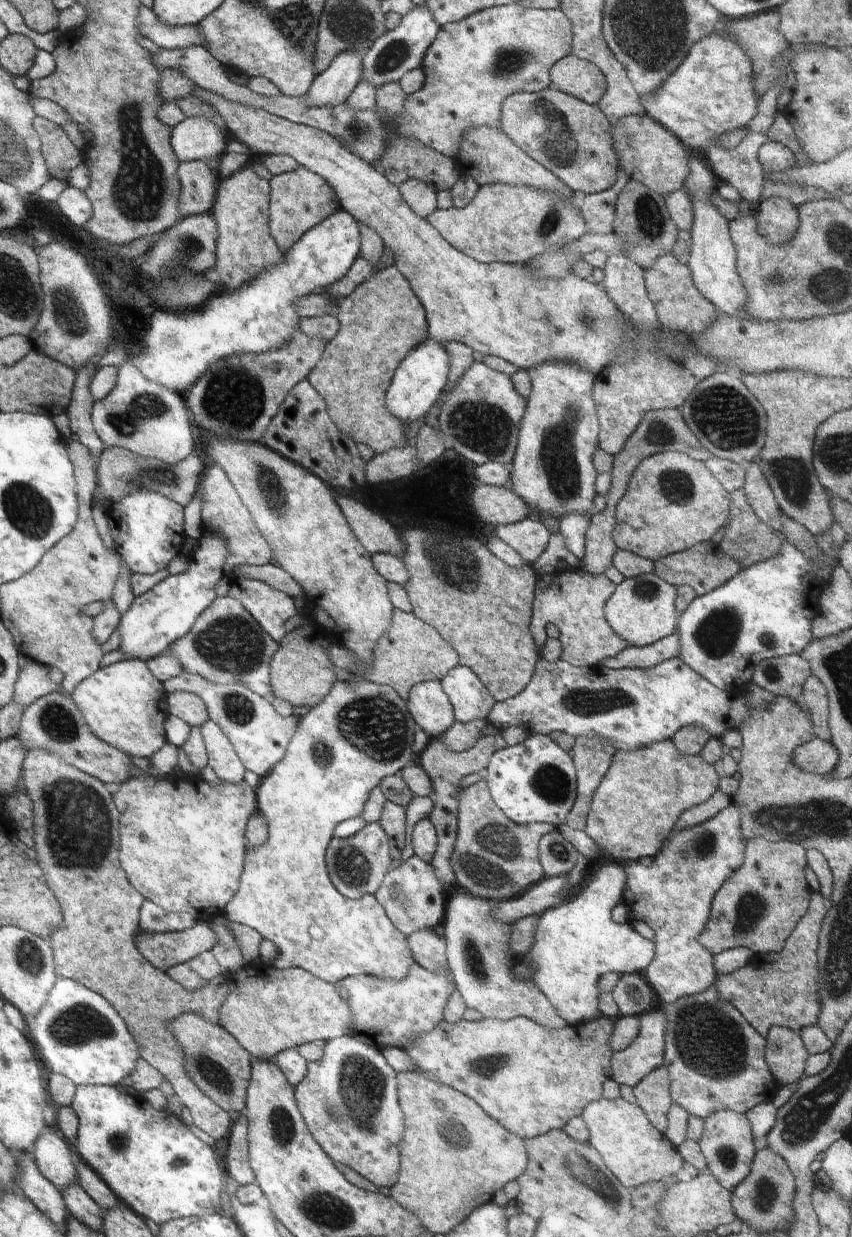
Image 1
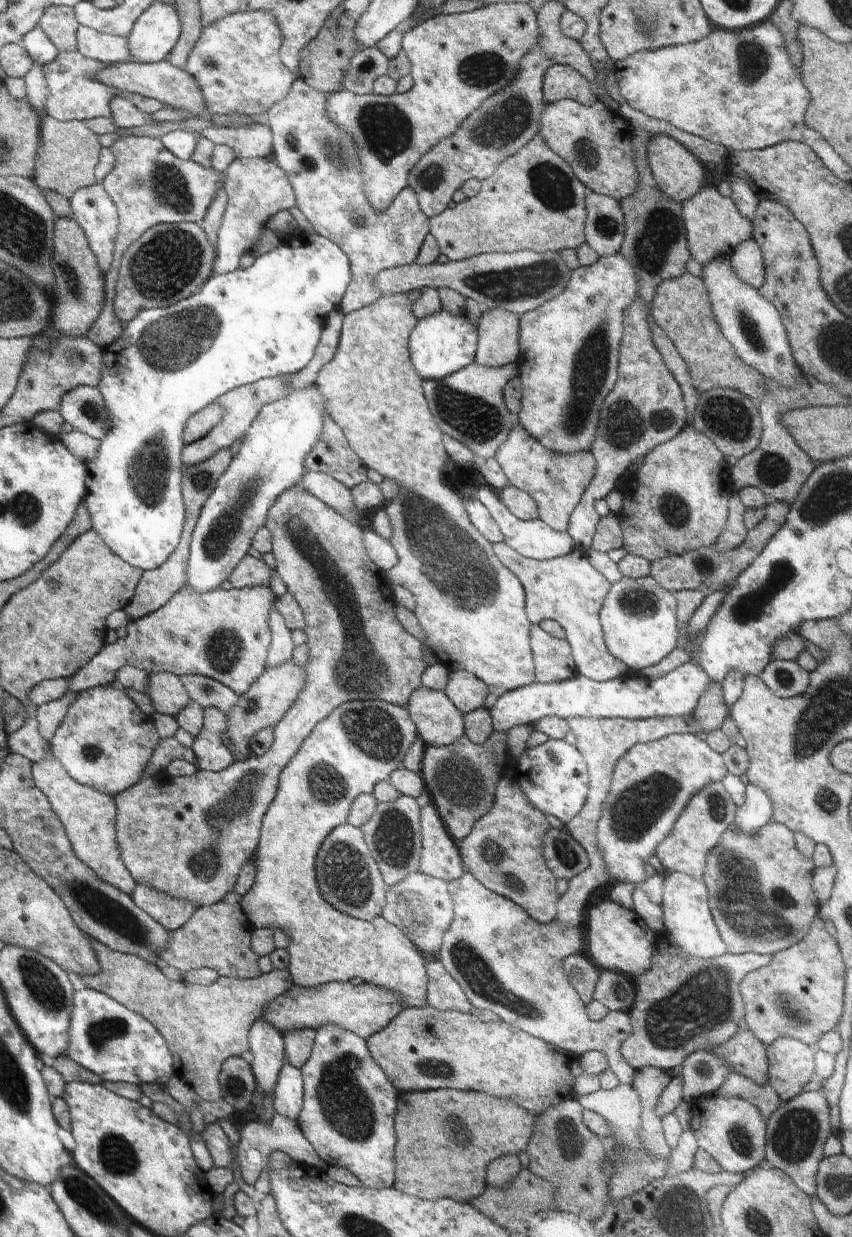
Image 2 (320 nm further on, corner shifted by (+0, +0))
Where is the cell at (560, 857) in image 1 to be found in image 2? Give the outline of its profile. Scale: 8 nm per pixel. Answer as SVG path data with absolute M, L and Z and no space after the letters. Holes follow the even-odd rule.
M551 827L542 838L542 852L556 879L570 880L589 866L588 854L566 830Z

